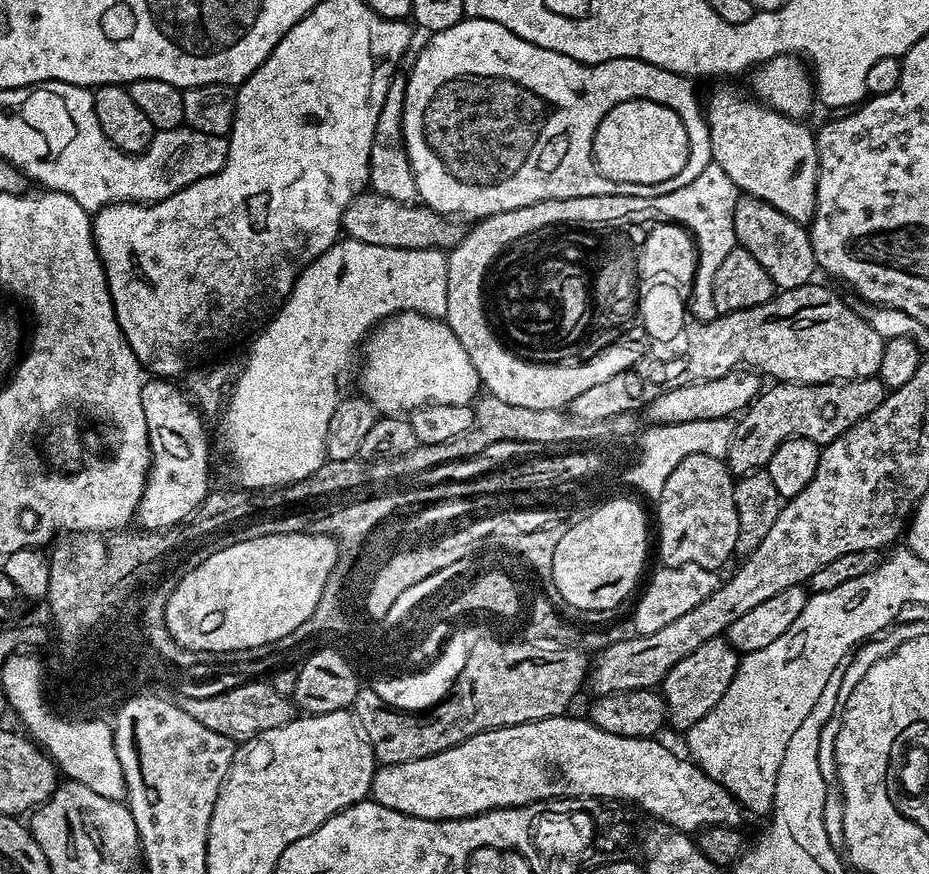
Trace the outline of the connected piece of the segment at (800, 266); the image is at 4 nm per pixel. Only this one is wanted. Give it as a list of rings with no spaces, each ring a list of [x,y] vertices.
[[[744,194],[737,199],[734,206],[734,234],[737,245],[750,250],[750,254],[754,254],[758,262],[762,262],[766,274],[770,274],[777,289],[802,286],[815,277],[812,275],[817,275],[808,228],[794,222],[794,218],[786,218],[782,210],[774,210],[774,206],[770,206],[770,202],[764,202],[762,198]]]

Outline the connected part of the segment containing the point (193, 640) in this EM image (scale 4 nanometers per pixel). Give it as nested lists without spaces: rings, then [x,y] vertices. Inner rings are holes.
[[[272,532],[269,536],[252,536],[249,540],[236,540],[217,552],[212,552],[201,564],[181,575],[166,602],[165,622],[173,639],[183,648],[192,651],[246,650],[252,646],[275,642],[298,629],[306,622],[318,600],[322,598],[323,586],[335,569],[340,545],[333,537],[323,533]]]

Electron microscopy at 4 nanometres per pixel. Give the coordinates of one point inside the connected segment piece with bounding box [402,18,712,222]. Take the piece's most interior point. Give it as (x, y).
(492, 123)

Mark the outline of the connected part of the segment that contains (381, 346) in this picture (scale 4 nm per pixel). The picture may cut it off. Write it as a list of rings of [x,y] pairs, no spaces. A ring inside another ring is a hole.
[[[398,312],[395,316],[381,320],[363,341],[363,352],[364,365],[360,368],[359,391],[380,414],[411,414],[415,408],[421,408],[424,404],[472,404],[482,388],[478,370],[474,370],[470,354],[466,354],[452,327],[443,319],[423,316],[421,312]]]

